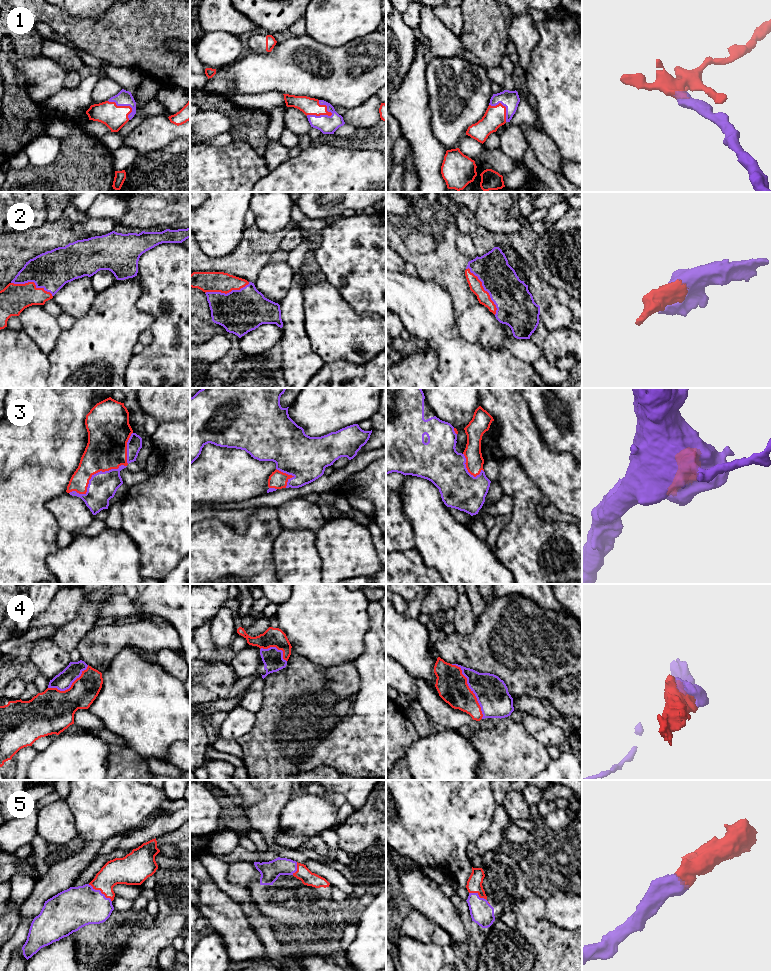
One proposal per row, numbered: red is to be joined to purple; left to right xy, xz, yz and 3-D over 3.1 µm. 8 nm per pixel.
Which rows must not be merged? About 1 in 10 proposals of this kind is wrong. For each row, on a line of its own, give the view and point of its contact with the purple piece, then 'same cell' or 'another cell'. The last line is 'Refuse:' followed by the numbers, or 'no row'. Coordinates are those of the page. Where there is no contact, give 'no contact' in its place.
1: contact xz (320, 115); same cell
2: contact yz (485, 290); same cell
3: contact xy (93, 475); same cell
4: contact yz (470, 688); same cell
5: contact xy (100, 891); same cell
Refuse: no row

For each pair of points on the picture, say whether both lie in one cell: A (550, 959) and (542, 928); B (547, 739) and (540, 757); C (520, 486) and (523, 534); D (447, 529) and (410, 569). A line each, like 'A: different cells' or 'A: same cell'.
A: same cell
B: different cells
C: same cell
D: different cells

